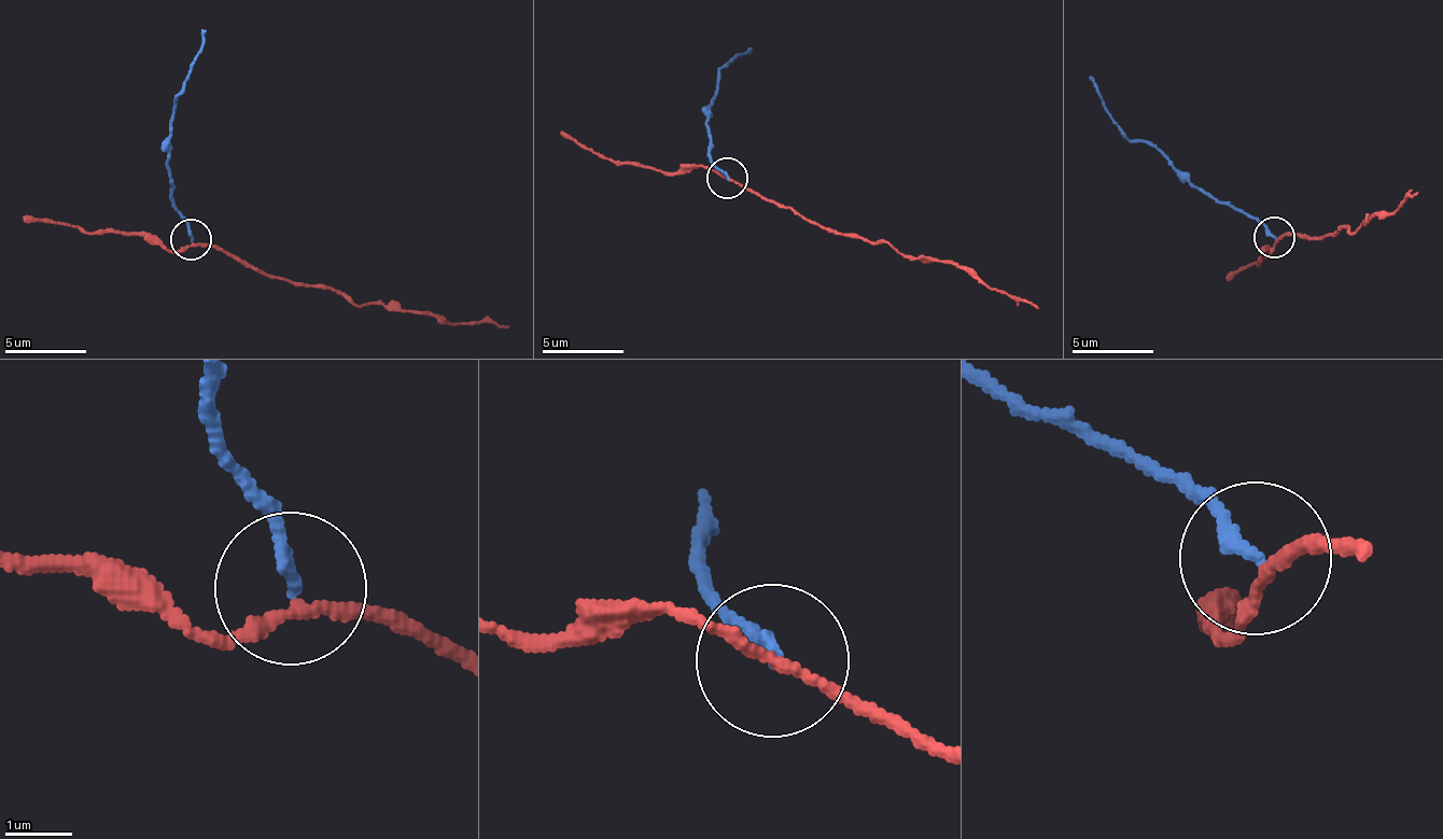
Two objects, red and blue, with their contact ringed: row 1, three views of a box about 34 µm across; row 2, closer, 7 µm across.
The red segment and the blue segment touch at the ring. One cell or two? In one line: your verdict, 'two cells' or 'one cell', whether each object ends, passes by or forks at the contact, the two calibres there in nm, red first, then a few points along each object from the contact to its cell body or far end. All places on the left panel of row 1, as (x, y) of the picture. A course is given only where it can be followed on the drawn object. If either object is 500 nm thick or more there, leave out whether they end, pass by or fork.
two cells | red passes by | blue ends | 160/180 nm | red via (192, 243), (216, 246), (267, 274), (324, 284), (358, 305), (428, 309), (461, 325), (486, 322), (507, 326) | blue via (192, 238), (174, 209), (165, 162), (176, 96), (207, 29)

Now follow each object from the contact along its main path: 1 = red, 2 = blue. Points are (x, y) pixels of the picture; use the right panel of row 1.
1: (1277, 240), (1285, 233), (1316, 238), (1339, 225), (1354, 232), (1372, 211), (1400, 210), (1403, 199), (1418, 193)
2: (1273, 236), (1252, 218), (1196, 189), (1154, 148), (1130, 139), (1089, 75)

